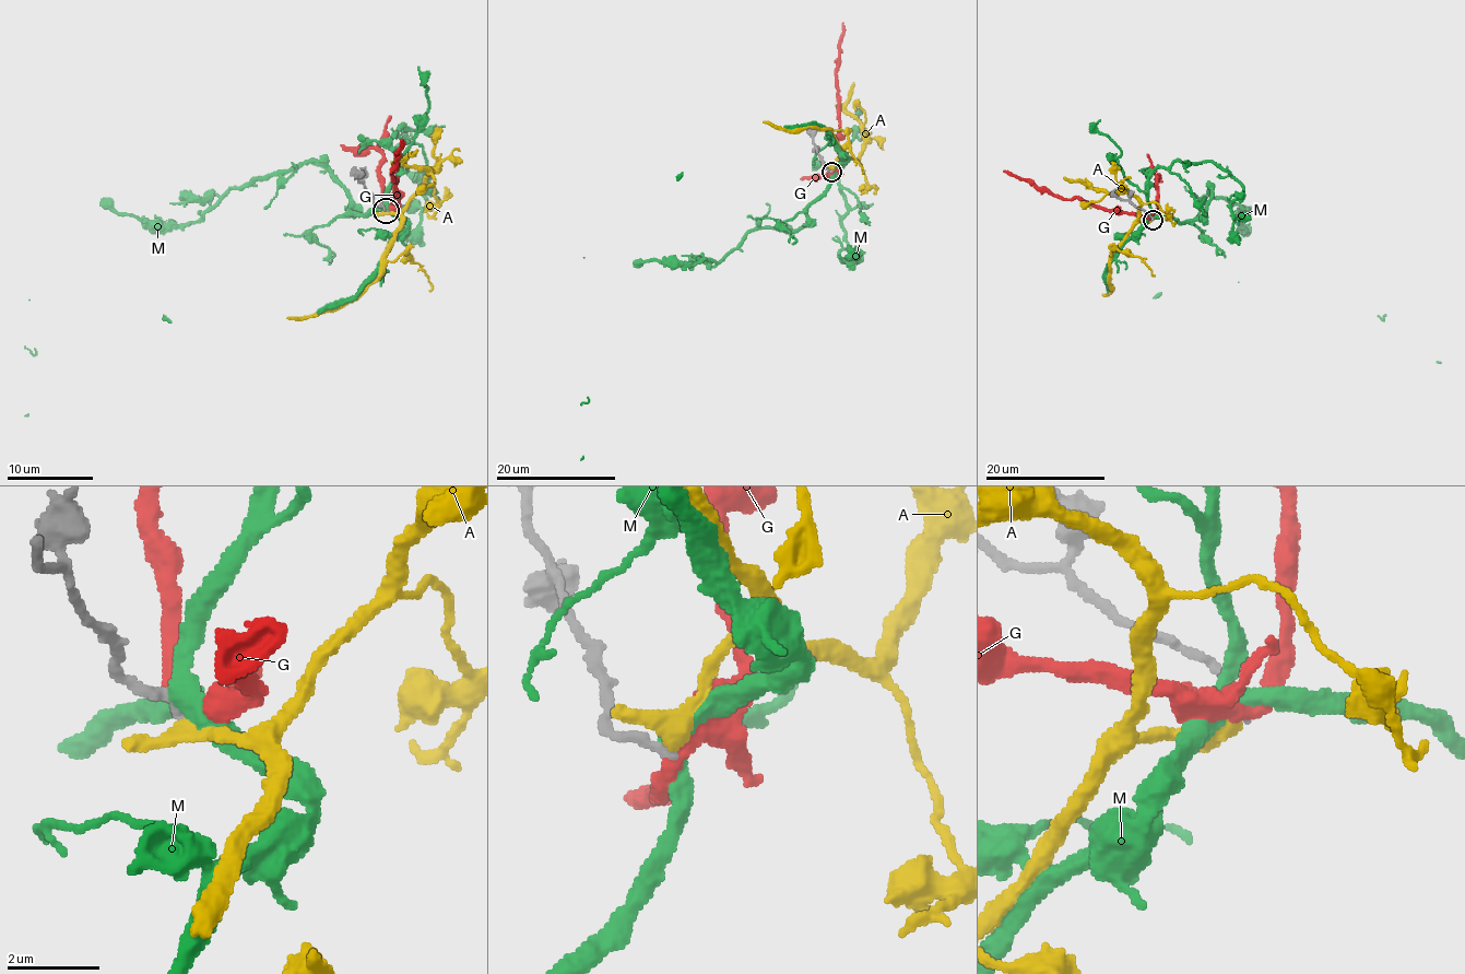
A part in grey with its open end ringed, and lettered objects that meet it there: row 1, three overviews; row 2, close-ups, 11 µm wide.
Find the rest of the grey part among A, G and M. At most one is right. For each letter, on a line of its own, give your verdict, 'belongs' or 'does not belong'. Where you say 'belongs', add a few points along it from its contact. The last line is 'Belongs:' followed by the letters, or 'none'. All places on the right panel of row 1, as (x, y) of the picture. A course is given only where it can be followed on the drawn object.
A: does not belong
G: does not belong
M: does not belong
Belongs: none

